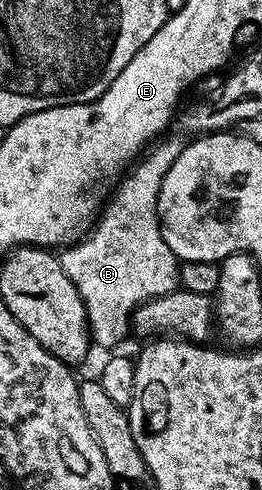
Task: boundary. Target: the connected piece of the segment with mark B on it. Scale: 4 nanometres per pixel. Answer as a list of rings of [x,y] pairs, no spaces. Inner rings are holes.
[[[180,134],[174,135],[173,138],[168,137],[163,137],[156,144],[158,146],[153,145],[119,179],[120,187],[113,192],[109,202],[107,199],[103,203],[92,229],[79,242],[59,251],[58,257],[66,276],[74,280],[74,288],[78,288],[78,296],[82,296],[82,304],[86,308],[88,317],[88,333],[95,345],[96,342],[100,346],[118,345],[124,337],[129,337],[132,314],[142,303],[148,302],[151,298],[172,294],[181,285],[182,263],[174,256],[174,252],[170,252],[170,244],[166,244],[162,236],[160,218],[156,214],[158,192],[162,192],[162,180],[166,180],[166,172],[170,172],[170,164],[174,164],[174,160],[182,156],[186,145],[186,138]]]

